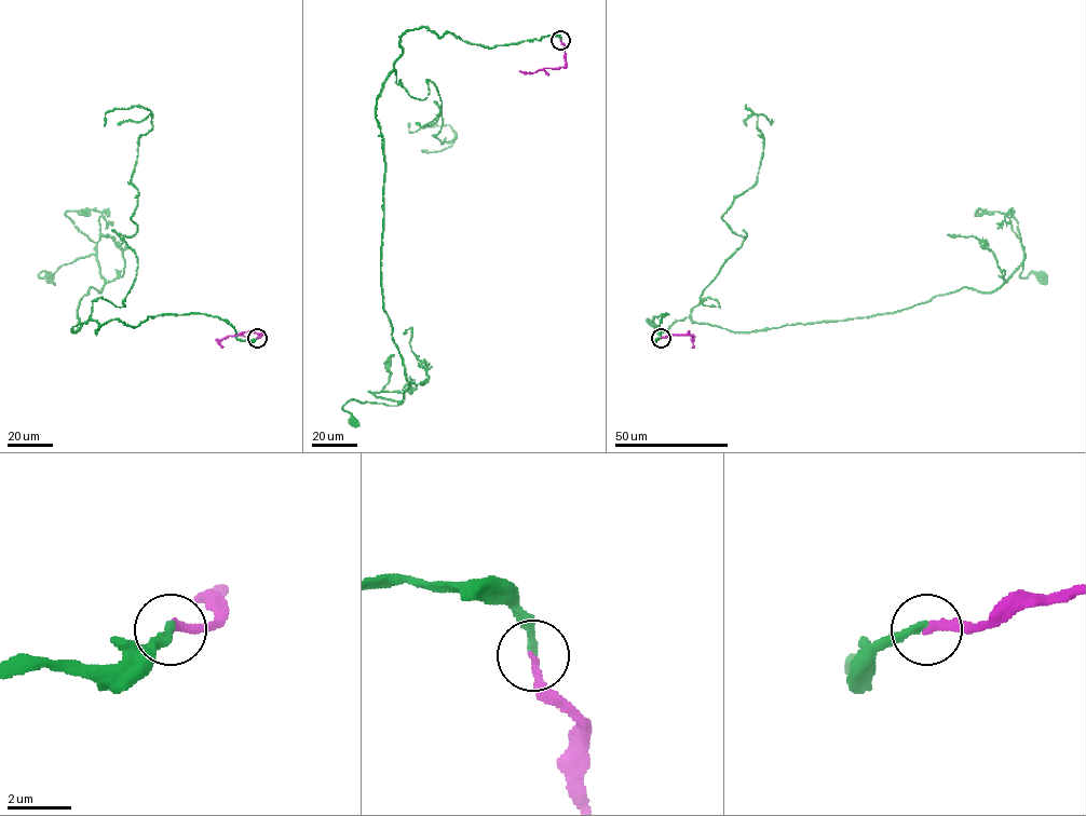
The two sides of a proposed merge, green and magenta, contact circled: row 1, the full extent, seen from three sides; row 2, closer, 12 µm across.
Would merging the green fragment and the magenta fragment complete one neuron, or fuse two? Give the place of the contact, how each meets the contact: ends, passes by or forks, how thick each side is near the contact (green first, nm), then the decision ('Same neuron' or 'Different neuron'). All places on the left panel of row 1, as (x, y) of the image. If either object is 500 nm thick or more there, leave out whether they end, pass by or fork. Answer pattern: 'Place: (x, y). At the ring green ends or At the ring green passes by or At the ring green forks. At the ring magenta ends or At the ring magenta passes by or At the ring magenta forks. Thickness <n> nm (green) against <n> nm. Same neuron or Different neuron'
Place: (257, 338). At the ring green ends. At the ring magenta ends. Thickness 240 nm (green) against 240 nm. Same neuron

